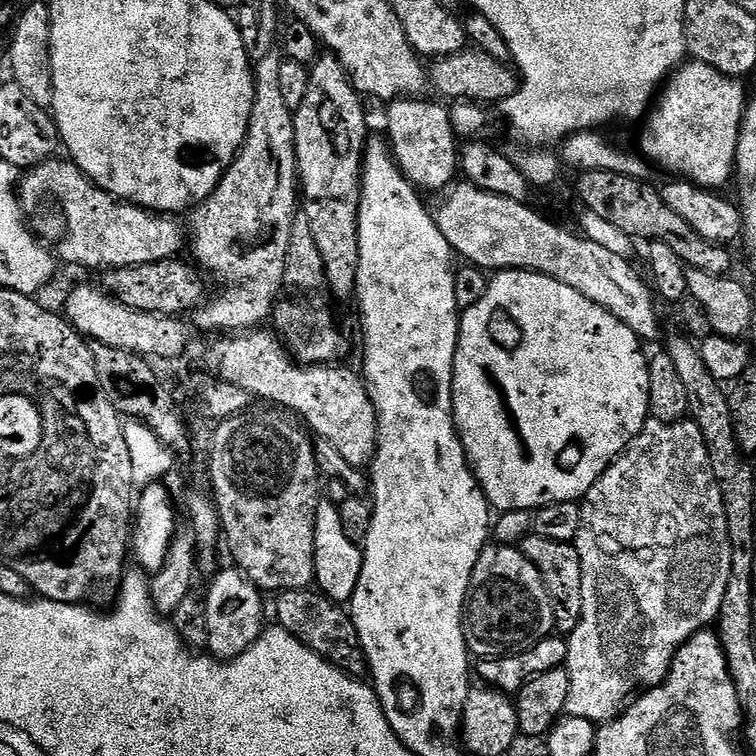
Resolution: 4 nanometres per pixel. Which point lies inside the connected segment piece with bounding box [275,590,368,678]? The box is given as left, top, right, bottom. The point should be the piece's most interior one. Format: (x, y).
(326, 628)

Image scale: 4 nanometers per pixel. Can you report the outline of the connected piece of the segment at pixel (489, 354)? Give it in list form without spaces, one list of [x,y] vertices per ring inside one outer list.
[[[497,272],[489,279],[486,294],[482,294],[482,302],[478,302],[478,306],[463,309],[452,371],[452,417],[468,465],[472,467],[472,473],[475,474],[489,505],[497,513],[510,510],[532,512],[545,508],[548,504],[561,504],[567,500],[579,501],[588,493],[590,486],[598,482],[598,478],[612,465],[612,461],[632,445],[634,438],[644,429],[644,423],[650,418],[649,357],[644,356],[640,347],[640,337],[634,334],[634,330],[630,330],[630,326],[614,318],[614,314],[590,302],[590,298],[578,294],[578,290],[570,290],[570,286],[537,272]]]

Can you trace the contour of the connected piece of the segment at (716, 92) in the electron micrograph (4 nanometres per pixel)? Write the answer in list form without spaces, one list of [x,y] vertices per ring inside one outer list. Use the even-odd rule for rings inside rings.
[[[689,59],[681,63],[680,67],[668,77],[658,99],[647,113],[648,125],[645,126],[644,133],[640,136],[641,150],[639,151],[643,159],[653,165],[656,163],[658,167],[665,168],[668,172],[676,172],[672,174],[697,184],[699,188],[723,189],[723,184],[733,179],[736,170],[740,127],[744,117],[744,108],[750,99],[749,93],[744,93],[744,88],[740,84],[743,83],[739,79],[723,76],[718,70],[697,60]]]

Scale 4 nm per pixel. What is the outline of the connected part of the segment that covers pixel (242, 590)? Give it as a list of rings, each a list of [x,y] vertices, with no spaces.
[[[229,566],[225,572],[217,571],[210,582],[212,586],[206,591],[206,630],[210,630],[207,651],[221,662],[235,660],[252,647],[265,631],[265,597],[235,566]]]

